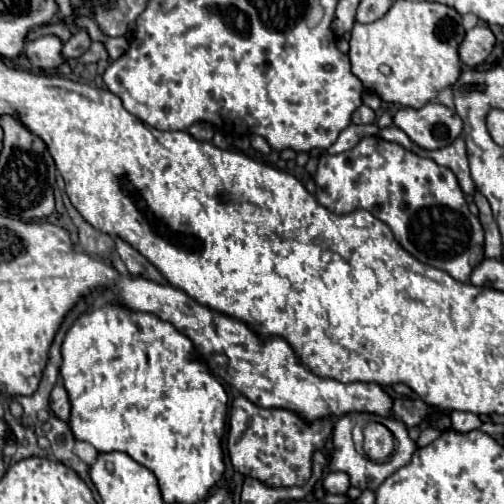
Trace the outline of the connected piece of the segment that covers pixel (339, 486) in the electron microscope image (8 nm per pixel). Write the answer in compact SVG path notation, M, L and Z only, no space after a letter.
M335 471L335 473L329 473L325 479L323 479L323 487L329 491L329 493L341 493L345 495L351 487L351 481L349 481L349 475L347 473L341 473L341 471Z

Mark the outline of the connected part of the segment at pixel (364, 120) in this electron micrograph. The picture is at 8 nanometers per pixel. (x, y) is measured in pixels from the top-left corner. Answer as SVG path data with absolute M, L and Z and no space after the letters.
M361 105L361 107L353 113L351 121L353 121L355 125L369 125L369 123L375 123L375 113L373 113L373 109L369 109L367 105Z

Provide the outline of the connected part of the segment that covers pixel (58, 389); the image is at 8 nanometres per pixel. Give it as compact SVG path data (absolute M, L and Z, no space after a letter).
M61 381L53 387L49 403L51 403L51 411L53 411L59 419L69 421L71 405L69 405L69 397L67 397L67 391L65 391L65 387L63 387L63 383L61 383Z

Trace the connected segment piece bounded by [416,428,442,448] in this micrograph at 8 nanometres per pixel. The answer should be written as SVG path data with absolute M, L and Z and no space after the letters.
M433 428L423 430L416 441L417 448L424 447L429 443L432 443L435 439L437 439L437 437L440 437L441 433L442 431Z

